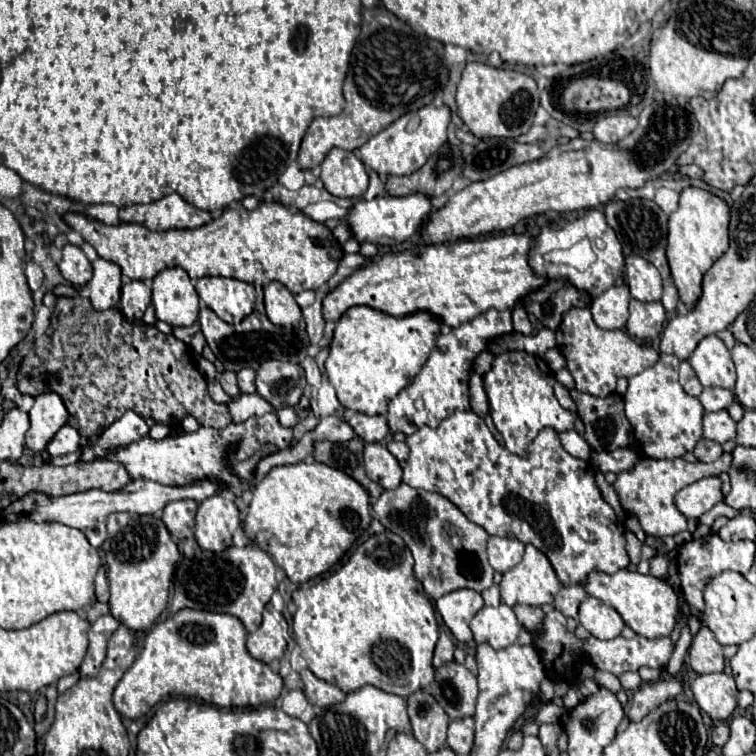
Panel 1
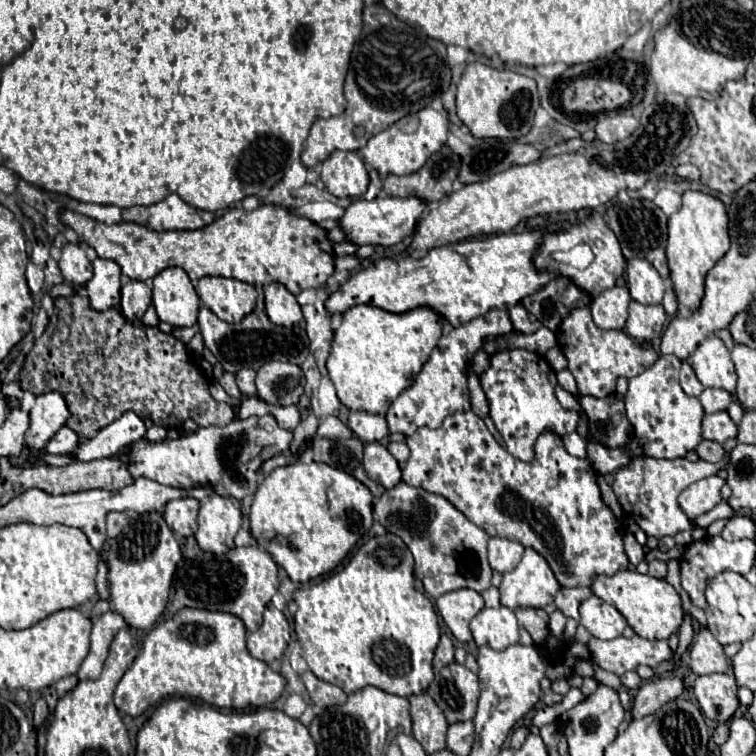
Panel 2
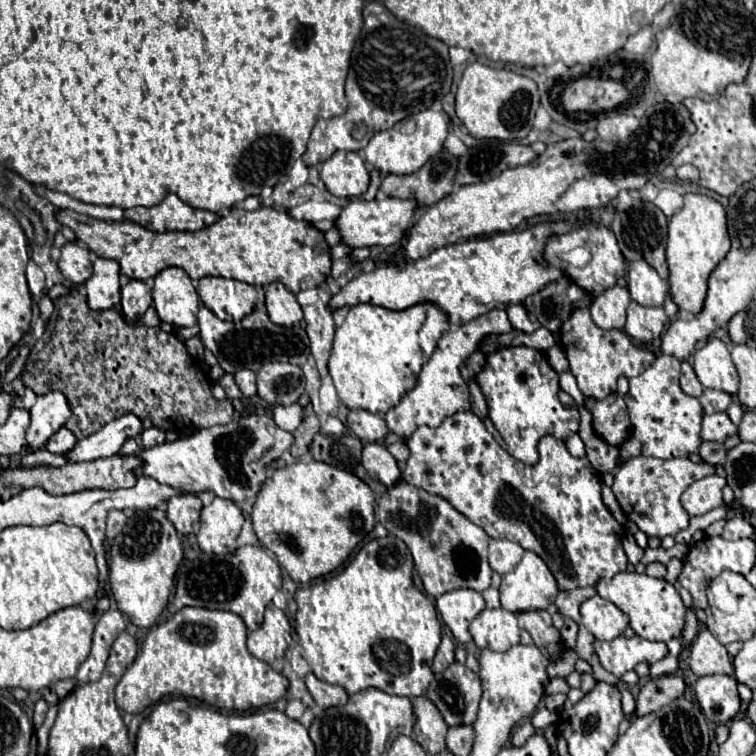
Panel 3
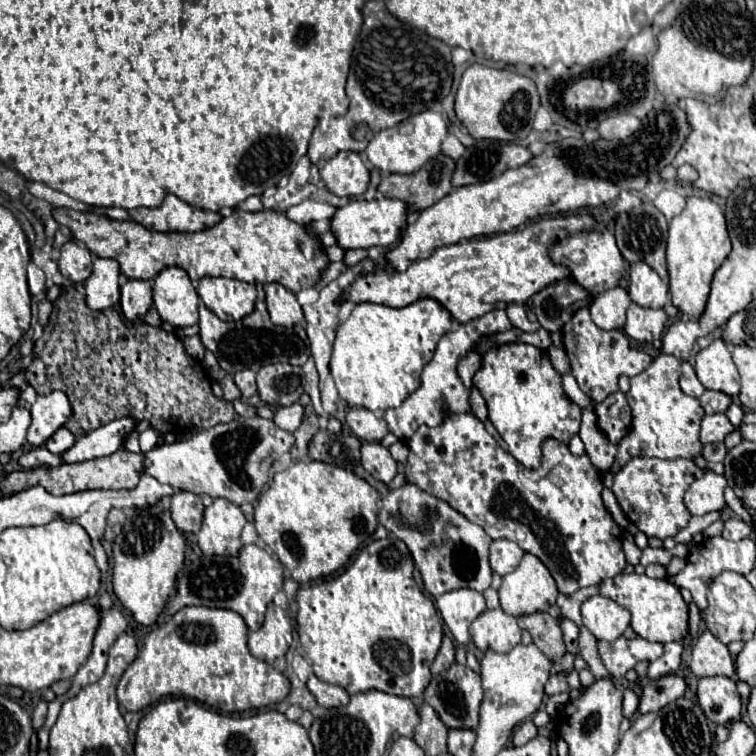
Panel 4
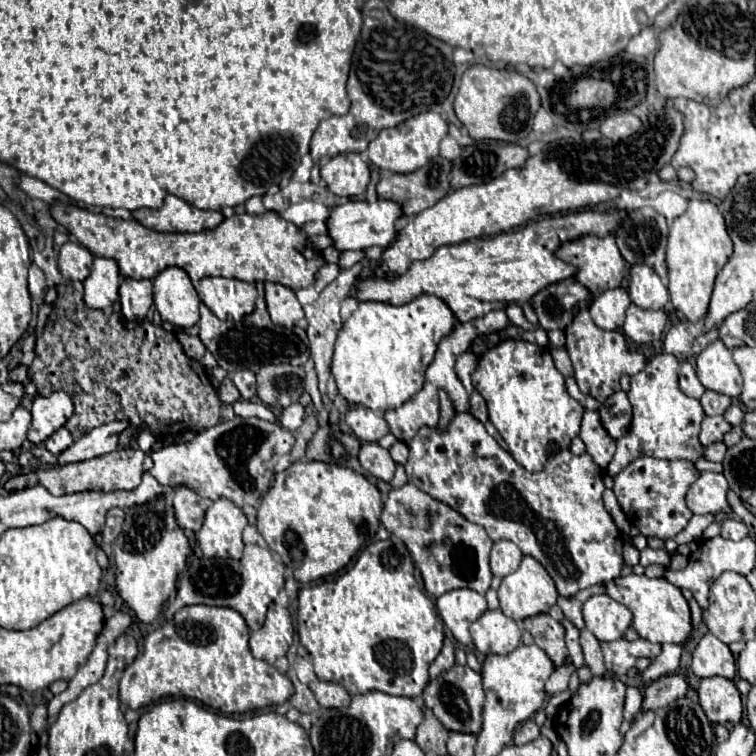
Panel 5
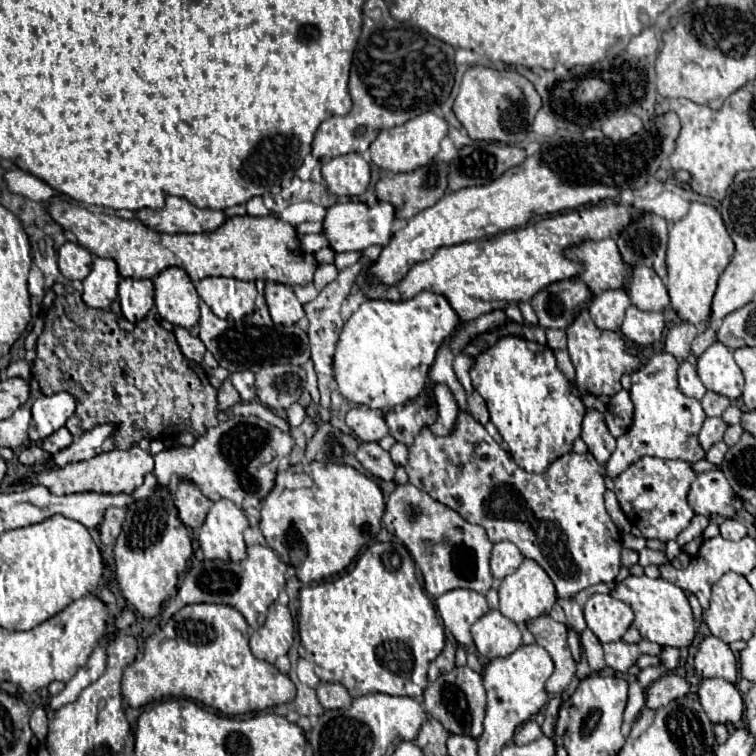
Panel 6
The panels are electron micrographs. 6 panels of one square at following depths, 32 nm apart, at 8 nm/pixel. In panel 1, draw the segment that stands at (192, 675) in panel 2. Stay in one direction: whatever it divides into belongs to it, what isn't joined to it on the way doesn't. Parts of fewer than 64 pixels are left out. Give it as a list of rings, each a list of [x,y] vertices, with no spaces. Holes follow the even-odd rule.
[[[184,608],[170,616],[166,622],[152,626],[150,634],[144,640],[144,648],[140,656],[134,660],[130,670],[114,688],[114,706],[126,718],[140,718],[152,706],[156,706],[166,696],[186,696],[186,698],[200,698],[208,704],[220,708],[246,708],[246,706],[262,706],[280,696],[284,688],[284,680],[280,674],[272,672],[264,662],[252,658],[246,650],[246,628],[244,624],[232,614],[220,612],[206,612],[206,610],[190,610]]]

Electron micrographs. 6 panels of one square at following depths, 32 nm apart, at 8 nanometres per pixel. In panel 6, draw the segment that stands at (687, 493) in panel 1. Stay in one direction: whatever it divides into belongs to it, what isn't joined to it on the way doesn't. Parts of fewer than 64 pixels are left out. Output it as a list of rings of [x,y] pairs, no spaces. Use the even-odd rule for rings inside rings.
[[[718,468],[698,474],[698,478],[692,482],[688,502],[692,510],[702,516],[734,518],[742,508],[742,500],[736,496],[726,476]]]

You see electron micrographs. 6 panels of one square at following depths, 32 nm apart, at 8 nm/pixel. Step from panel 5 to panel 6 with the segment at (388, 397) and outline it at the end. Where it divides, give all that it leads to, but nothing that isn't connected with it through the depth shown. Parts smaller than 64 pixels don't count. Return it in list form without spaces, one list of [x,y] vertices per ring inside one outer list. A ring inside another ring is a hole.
[[[420,292],[414,298],[392,302],[386,298],[366,300],[344,324],[334,354],[334,376],[340,394],[348,402],[364,404],[372,410],[392,410],[414,400],[428,384],[428,372],[436,360],[436,352],[450,340],[460,328],[460,318],[442,294]]]

